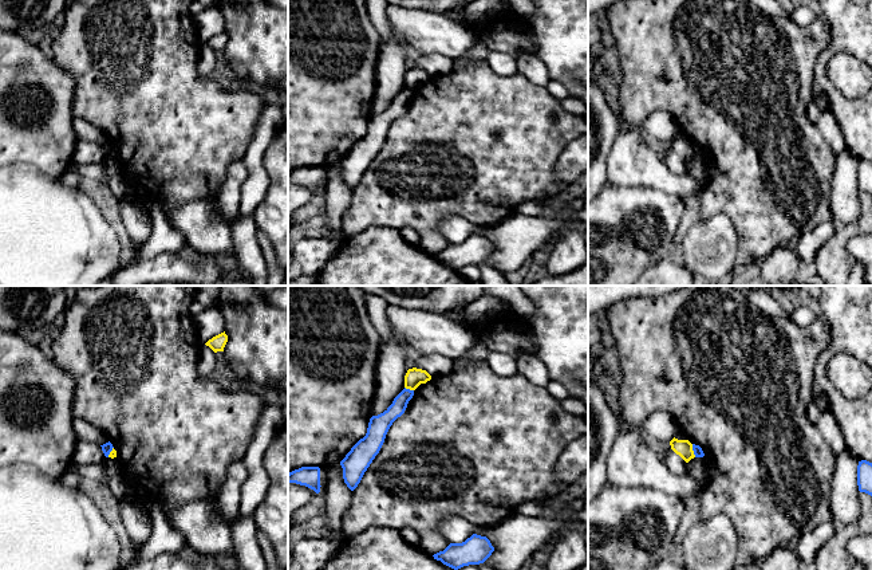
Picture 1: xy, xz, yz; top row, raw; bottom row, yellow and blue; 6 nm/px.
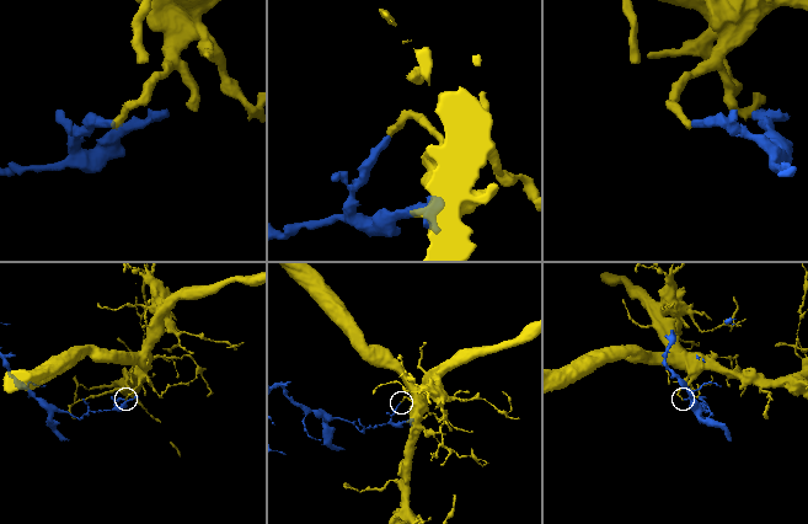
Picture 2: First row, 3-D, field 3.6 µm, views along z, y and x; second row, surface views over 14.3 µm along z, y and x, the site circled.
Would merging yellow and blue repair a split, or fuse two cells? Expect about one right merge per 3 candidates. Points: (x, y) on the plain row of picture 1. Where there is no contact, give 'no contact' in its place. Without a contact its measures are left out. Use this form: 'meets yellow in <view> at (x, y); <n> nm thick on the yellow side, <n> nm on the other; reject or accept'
meets yellow in yz at (693, 150); 100 nm thick on the yellow side, 60 nm on the other; reject

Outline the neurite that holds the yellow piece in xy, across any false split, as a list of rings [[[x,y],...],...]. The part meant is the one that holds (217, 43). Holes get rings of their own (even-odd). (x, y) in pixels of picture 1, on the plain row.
[[[224,32],[213,36],[205,44],[209,46],[214,52],[224,51],[224,47],[228,42],[228,35]]]

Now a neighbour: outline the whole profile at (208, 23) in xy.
[[[217,4],[205,7],[202,12],[193,16],[197,38],[205,44],[213,36],[225,31],[225,20]]]

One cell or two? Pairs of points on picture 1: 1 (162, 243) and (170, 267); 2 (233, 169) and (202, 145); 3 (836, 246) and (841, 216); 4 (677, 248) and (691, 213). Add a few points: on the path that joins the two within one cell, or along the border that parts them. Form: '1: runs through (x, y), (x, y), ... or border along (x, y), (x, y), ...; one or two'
1: border along (174, 251), (164, 251), (135, 263); two
2: border along (239, 162), (228, 165), (224, 184), (217, 195); two
3: border along (857, 215), (851, 221), (837, 224); two
4: runs through (678, 240), (687, 221); one

